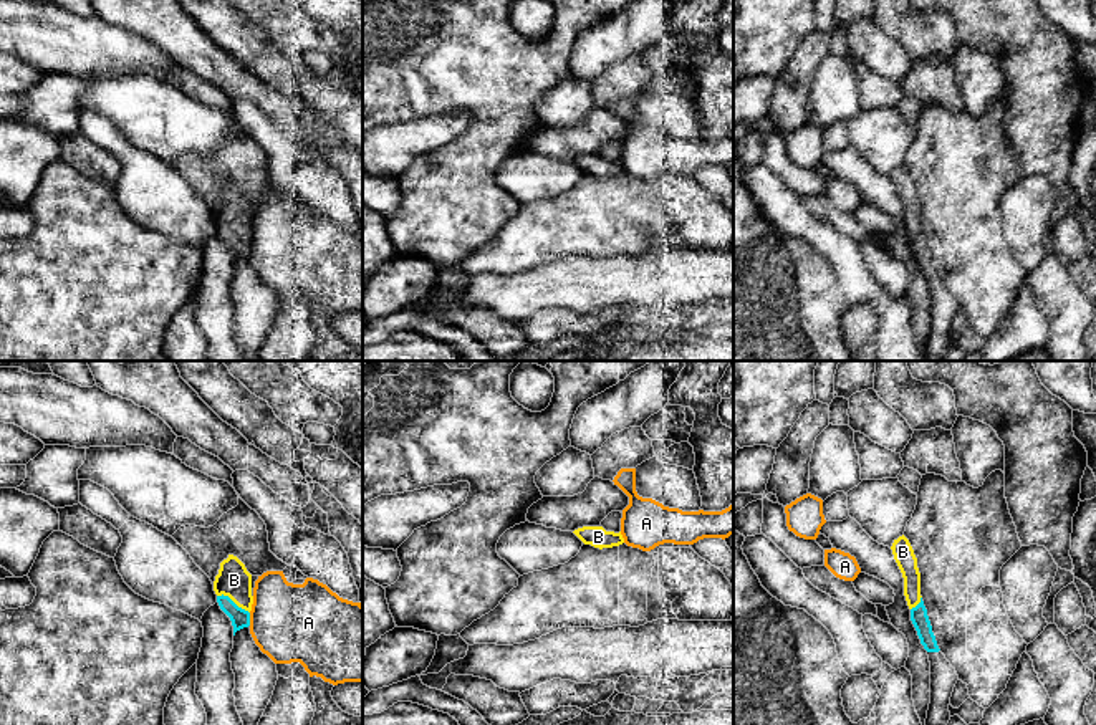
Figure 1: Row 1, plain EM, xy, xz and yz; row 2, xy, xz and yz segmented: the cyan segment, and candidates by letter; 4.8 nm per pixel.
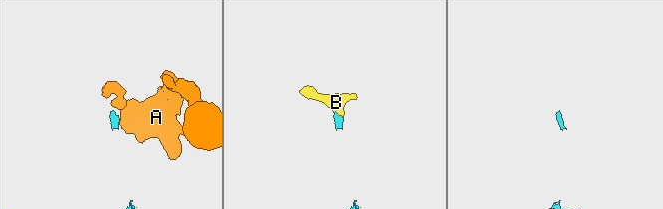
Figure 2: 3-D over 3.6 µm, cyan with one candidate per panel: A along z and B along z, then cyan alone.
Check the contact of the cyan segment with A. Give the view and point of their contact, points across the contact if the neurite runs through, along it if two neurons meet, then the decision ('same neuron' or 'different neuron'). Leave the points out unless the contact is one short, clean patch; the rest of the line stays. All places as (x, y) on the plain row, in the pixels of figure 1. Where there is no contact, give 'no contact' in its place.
contact xy (249, 249); different neuron

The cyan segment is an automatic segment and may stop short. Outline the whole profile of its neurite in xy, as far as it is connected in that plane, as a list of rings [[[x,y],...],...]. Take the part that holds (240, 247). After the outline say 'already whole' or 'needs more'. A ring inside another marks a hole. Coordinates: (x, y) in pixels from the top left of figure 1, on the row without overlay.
[[[228,184],[228,187],[220,192],[214,220],[220,238],[232,250],[233,265],[237,260],[248,257],[253,233],[252,204],[237,185]]] | needs more

